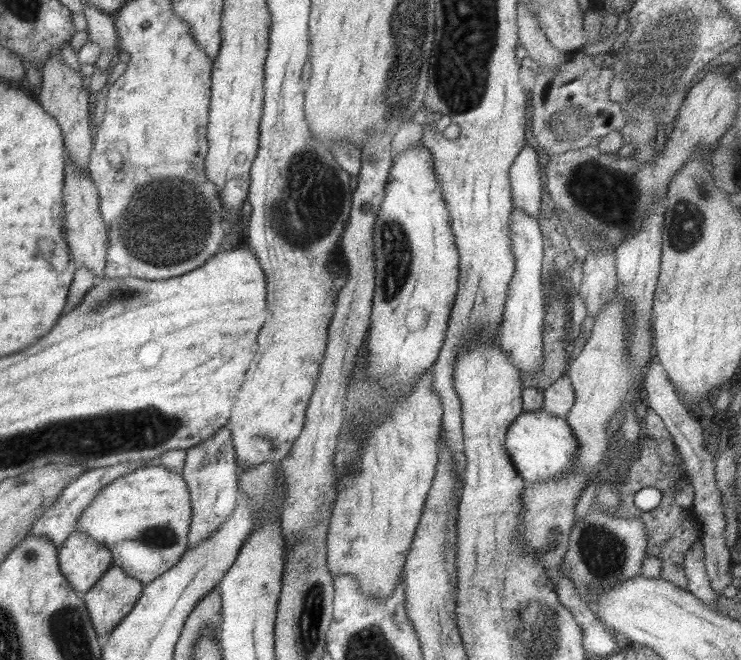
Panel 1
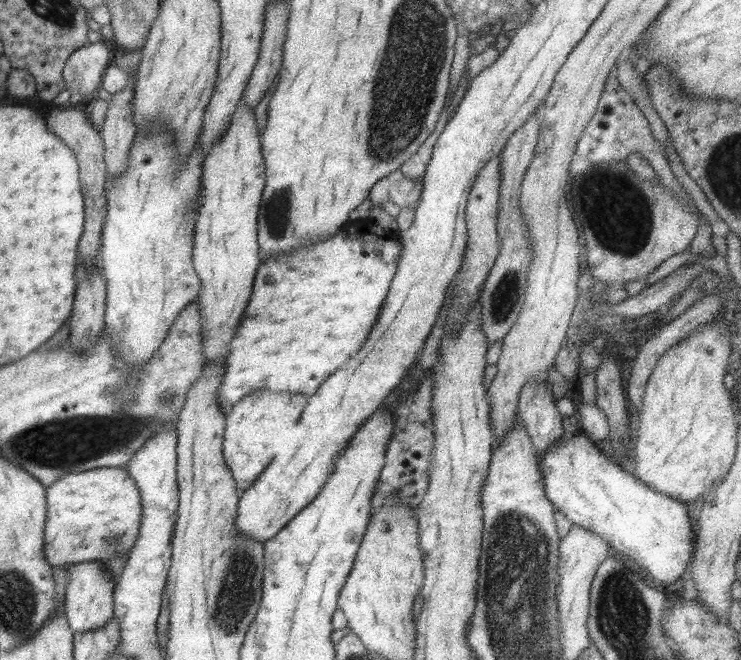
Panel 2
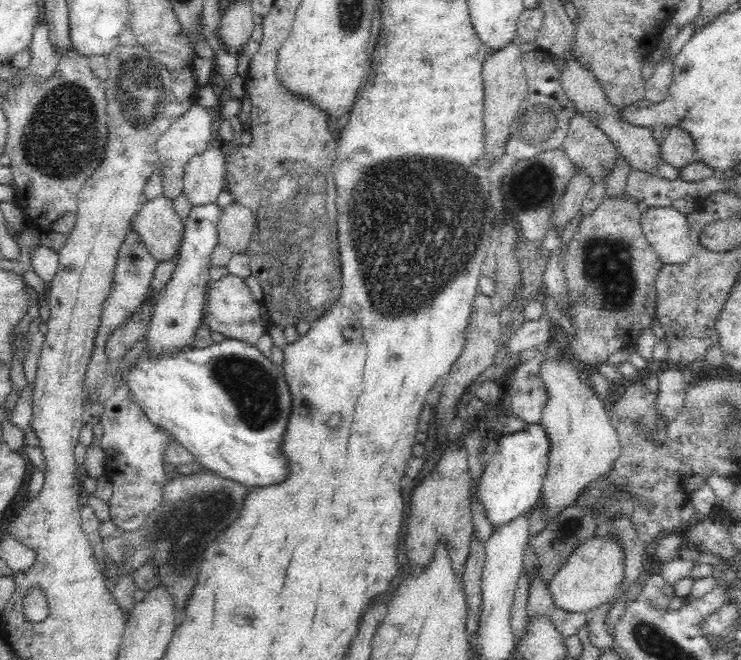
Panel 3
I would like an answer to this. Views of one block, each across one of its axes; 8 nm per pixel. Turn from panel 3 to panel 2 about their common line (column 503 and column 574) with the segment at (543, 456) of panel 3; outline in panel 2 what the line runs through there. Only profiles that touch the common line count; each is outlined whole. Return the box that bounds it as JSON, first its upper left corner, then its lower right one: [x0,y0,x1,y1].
[538,432,696,587]

